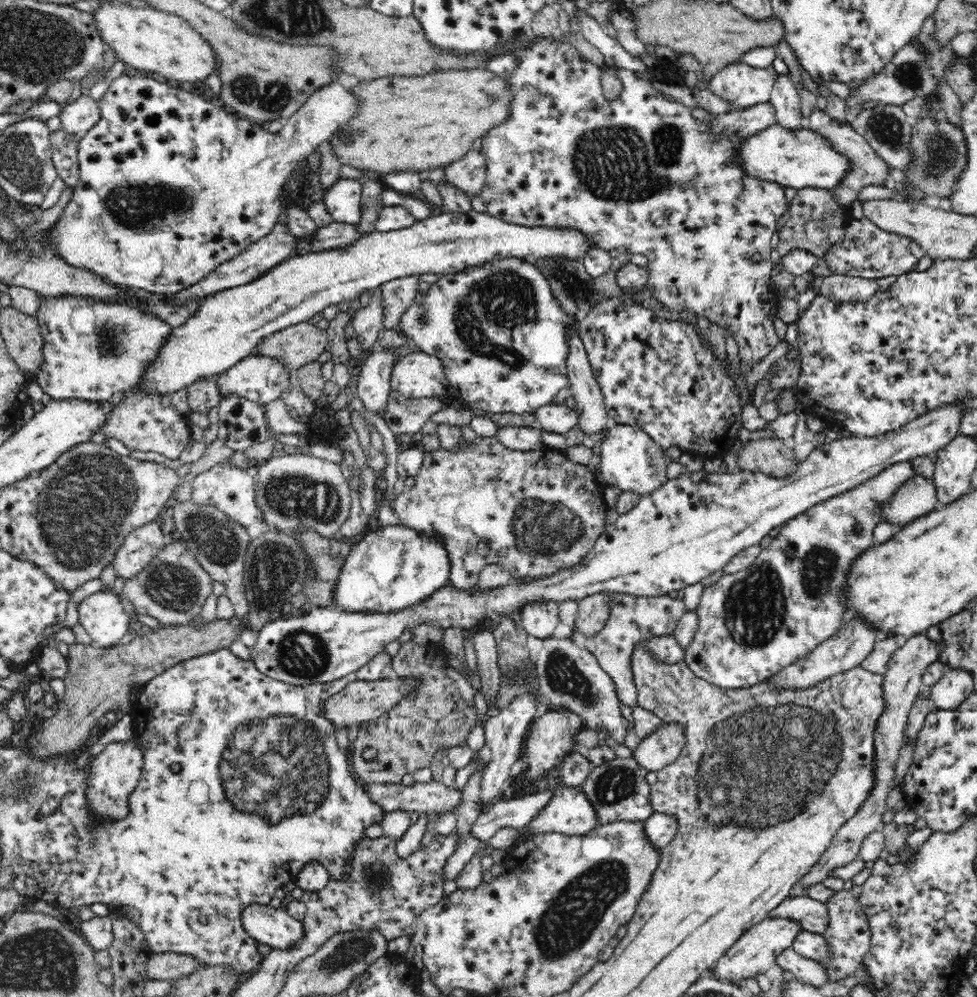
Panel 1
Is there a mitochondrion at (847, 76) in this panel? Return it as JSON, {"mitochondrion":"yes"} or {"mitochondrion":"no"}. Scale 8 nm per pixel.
{"mitochondrion":"no"}

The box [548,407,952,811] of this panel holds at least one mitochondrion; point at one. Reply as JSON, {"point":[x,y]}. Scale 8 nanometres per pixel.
{"point":[754,611]}

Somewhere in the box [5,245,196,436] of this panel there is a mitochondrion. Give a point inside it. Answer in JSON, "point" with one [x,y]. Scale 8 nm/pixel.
{"point":[112,338]}

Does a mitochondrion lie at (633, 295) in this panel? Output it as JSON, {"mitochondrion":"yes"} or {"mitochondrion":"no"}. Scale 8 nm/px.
{"mitochondrion":"no"}

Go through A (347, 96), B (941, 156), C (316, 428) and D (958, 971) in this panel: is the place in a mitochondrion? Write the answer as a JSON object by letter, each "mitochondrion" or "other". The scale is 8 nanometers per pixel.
{"A":"other","B":"mitochondrion","C":"other","D":"other"}

